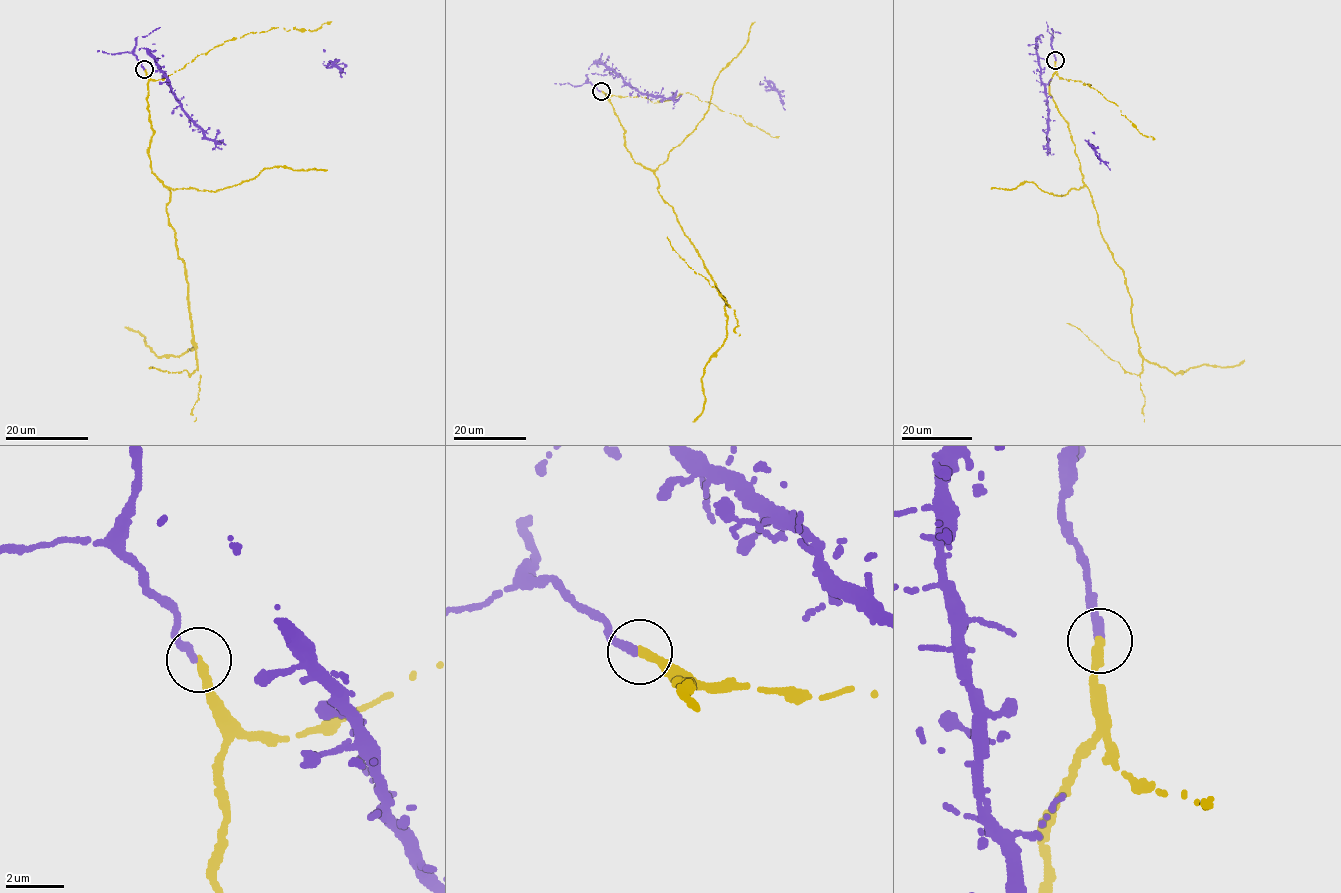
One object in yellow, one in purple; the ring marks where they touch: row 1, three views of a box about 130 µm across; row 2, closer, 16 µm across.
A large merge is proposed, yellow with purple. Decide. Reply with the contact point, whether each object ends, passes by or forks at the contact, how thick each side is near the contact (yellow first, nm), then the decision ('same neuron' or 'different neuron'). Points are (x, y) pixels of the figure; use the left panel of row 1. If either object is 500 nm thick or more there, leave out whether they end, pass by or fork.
(144, 69) | yellow ends | purple ends | 320/320 nm | same neuron

